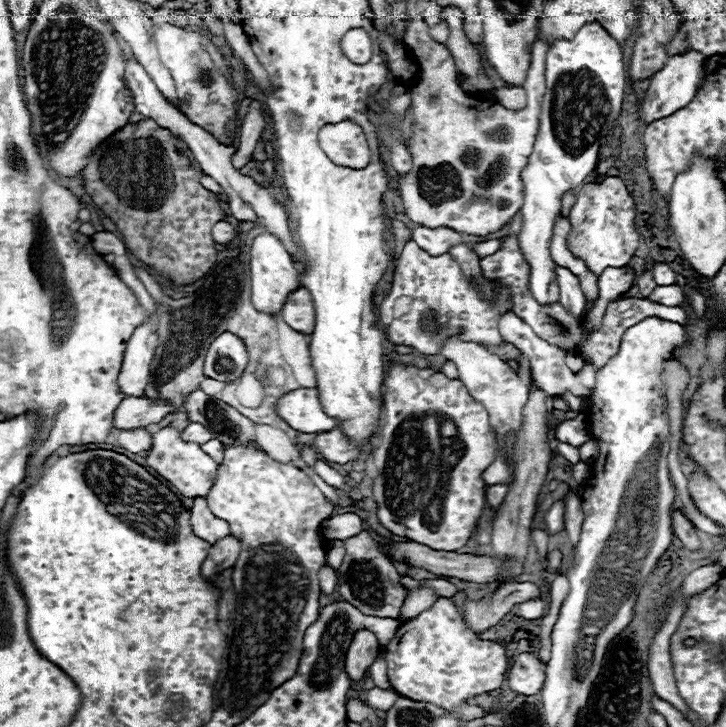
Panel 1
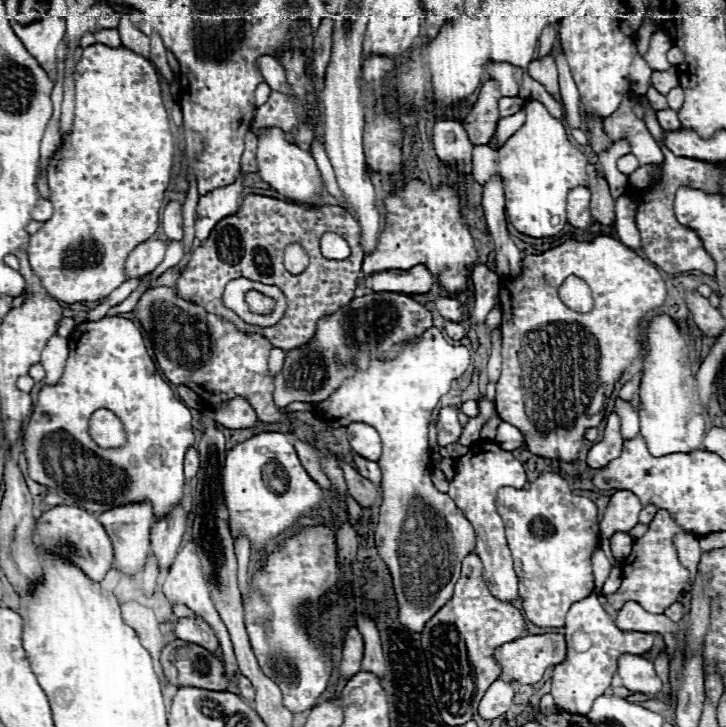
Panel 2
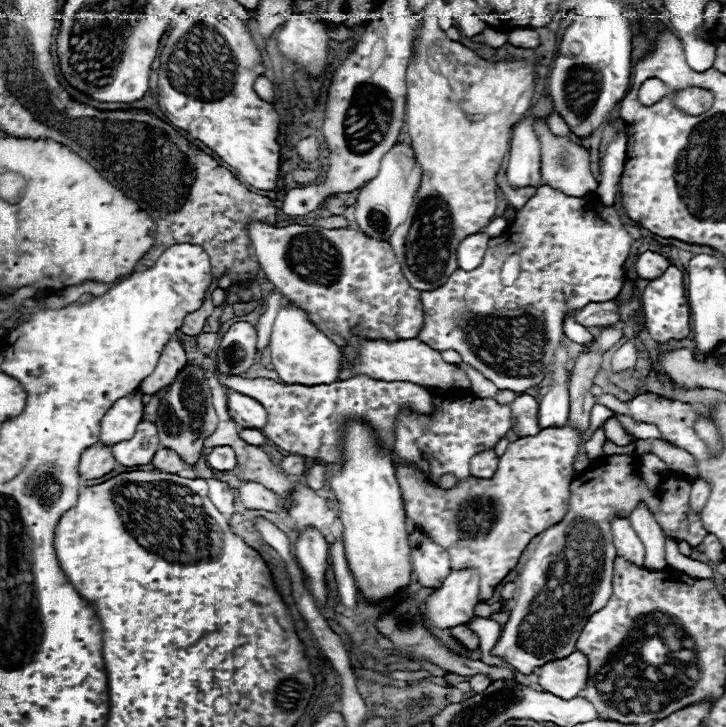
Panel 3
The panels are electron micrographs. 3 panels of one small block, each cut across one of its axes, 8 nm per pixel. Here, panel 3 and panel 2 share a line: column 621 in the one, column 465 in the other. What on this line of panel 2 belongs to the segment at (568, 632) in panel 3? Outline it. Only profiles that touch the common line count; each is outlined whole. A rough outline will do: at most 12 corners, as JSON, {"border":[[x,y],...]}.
{"border":[[494,442],[456,460],[448,496],[474,526],[490,594],[514,604],[518,578],[494,506],[526,486],[512,452]]}

